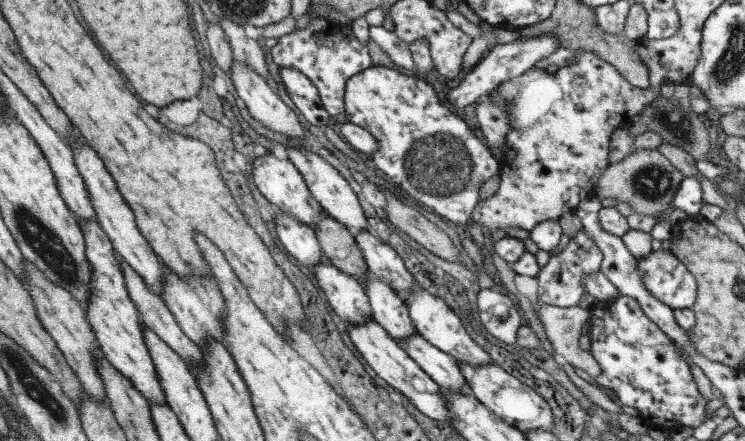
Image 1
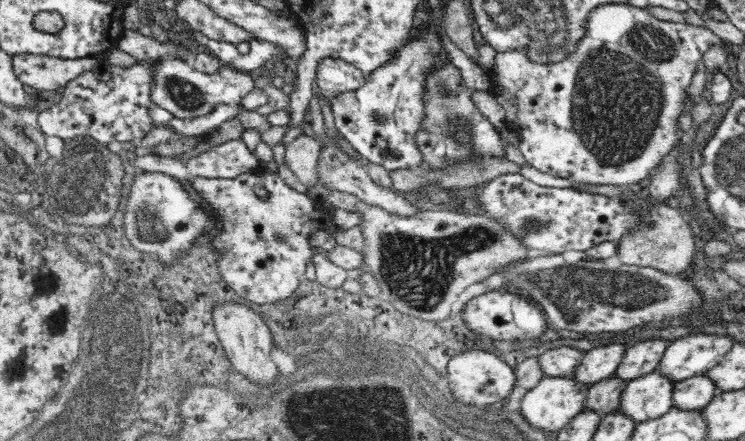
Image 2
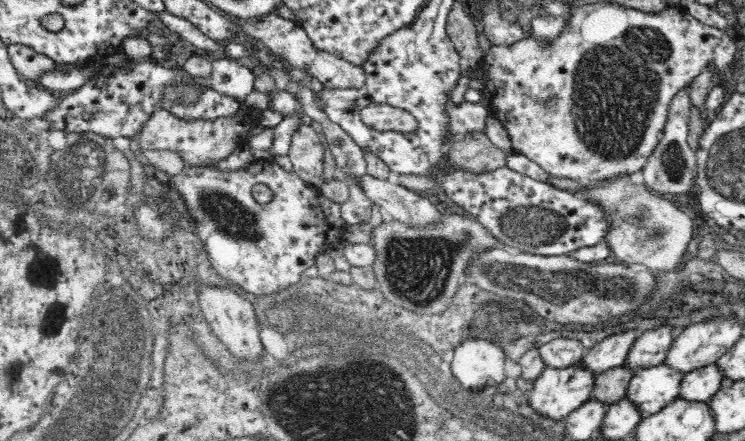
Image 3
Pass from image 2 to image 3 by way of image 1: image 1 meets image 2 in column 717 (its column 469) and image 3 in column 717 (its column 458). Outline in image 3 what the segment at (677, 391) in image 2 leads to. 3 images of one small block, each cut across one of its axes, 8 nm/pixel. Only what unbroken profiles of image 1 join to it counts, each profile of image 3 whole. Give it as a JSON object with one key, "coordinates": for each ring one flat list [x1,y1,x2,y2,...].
{"coordinates":[[716,364,693,370,691,373,683,374,679,399,687,402,709,403,723,384,725,382,722,373,718,371]]}

